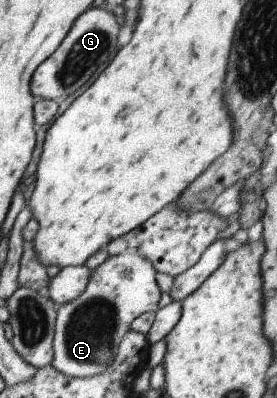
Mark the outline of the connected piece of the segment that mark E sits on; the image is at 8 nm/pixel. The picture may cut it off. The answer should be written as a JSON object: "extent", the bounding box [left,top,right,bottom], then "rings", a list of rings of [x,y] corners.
{"extent":[50,253,160,377],"rings":[[[120,253],[108,256],[89,274],[84,292],[66,304],[56,306],[55,329],[51,342],[53,357],[50,364],[69,377],[89,377],[102,372],[116,356],[120,339],[130,330],[131,322],[142,313],[157,311],[160,290],[155,281],[155,268],[142,255]]]}

